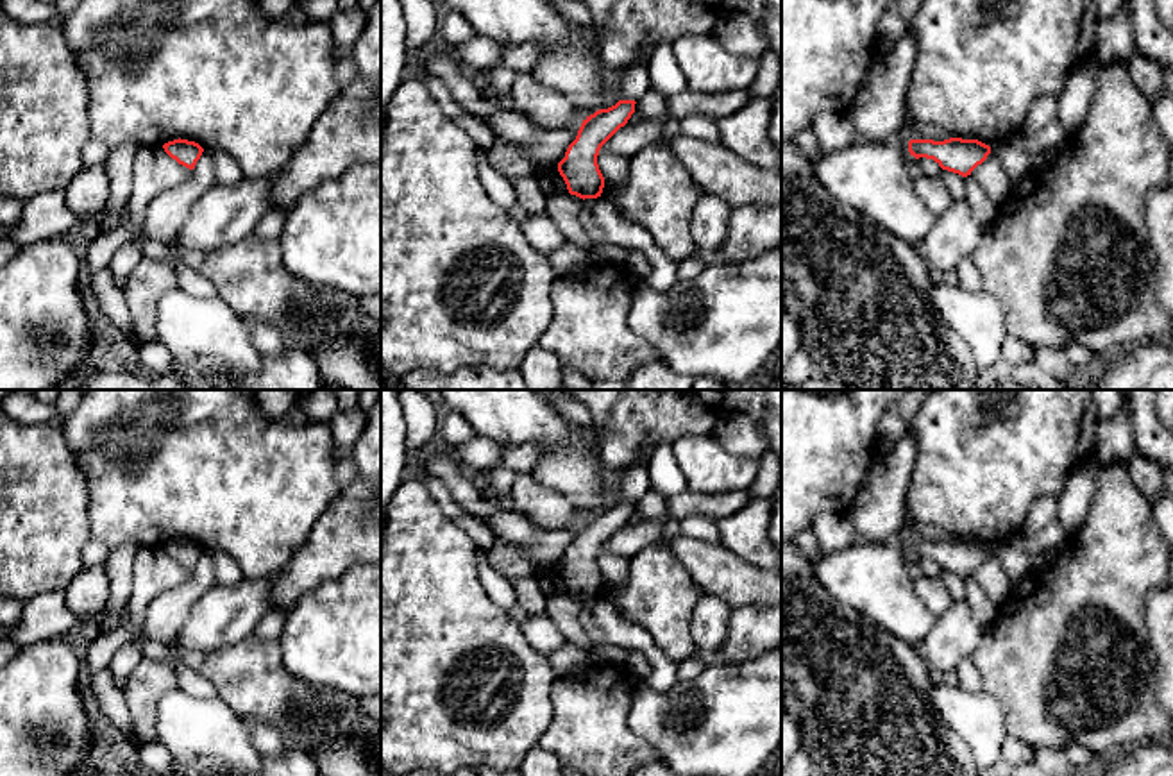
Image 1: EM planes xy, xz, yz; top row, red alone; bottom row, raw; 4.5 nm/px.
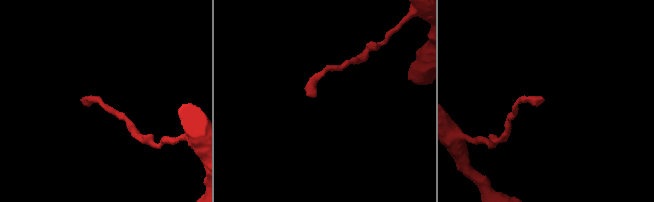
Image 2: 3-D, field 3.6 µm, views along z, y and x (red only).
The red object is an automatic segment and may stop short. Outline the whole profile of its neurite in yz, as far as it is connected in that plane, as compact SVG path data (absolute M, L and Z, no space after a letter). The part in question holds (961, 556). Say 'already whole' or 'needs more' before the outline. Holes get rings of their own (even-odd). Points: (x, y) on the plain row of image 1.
already whole; M949 538L944 542L910 540L908 552L916 560L933 560L942 570L967 578L987 560L991 547L978 540L962 538Z

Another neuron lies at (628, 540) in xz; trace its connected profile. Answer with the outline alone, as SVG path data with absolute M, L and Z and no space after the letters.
M644 520L637 526L624 526L604 544L604 547L613 554L629 560L633 554L653 544L669 545L663 538L663 526L658 520Z

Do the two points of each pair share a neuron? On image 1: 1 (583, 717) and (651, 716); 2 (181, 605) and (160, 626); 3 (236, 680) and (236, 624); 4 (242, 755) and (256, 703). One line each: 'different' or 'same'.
1: different
2: same
3: different
4: different

